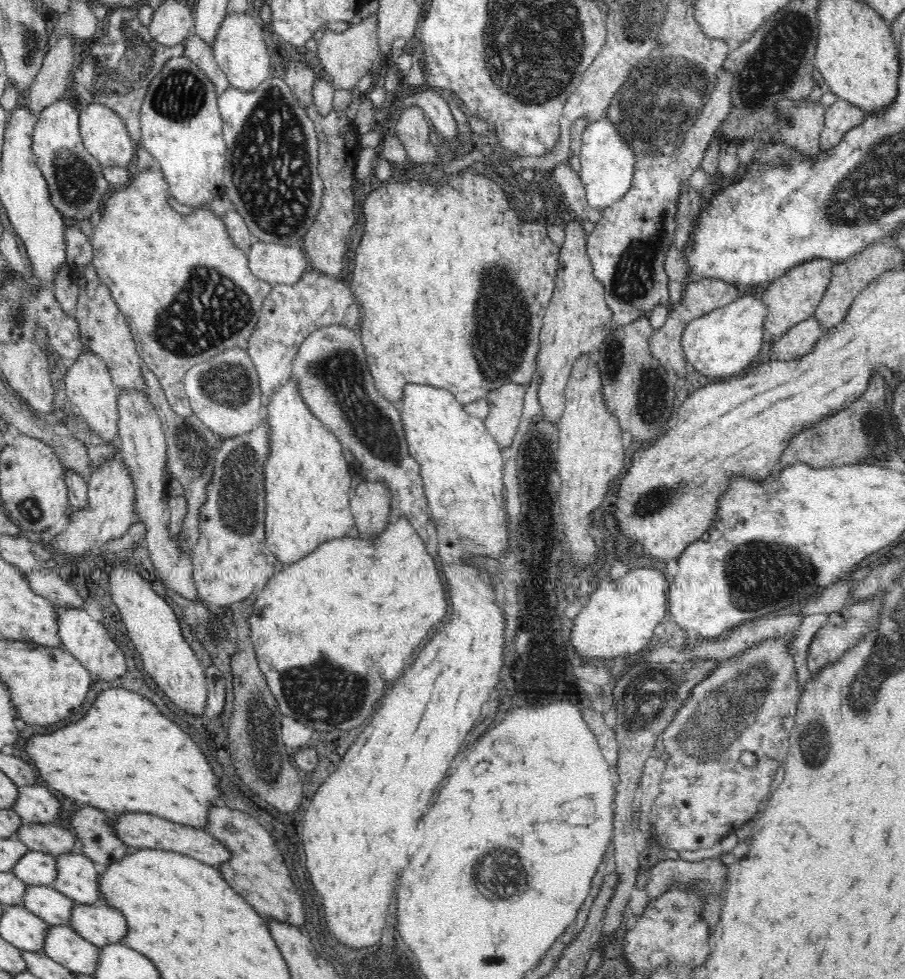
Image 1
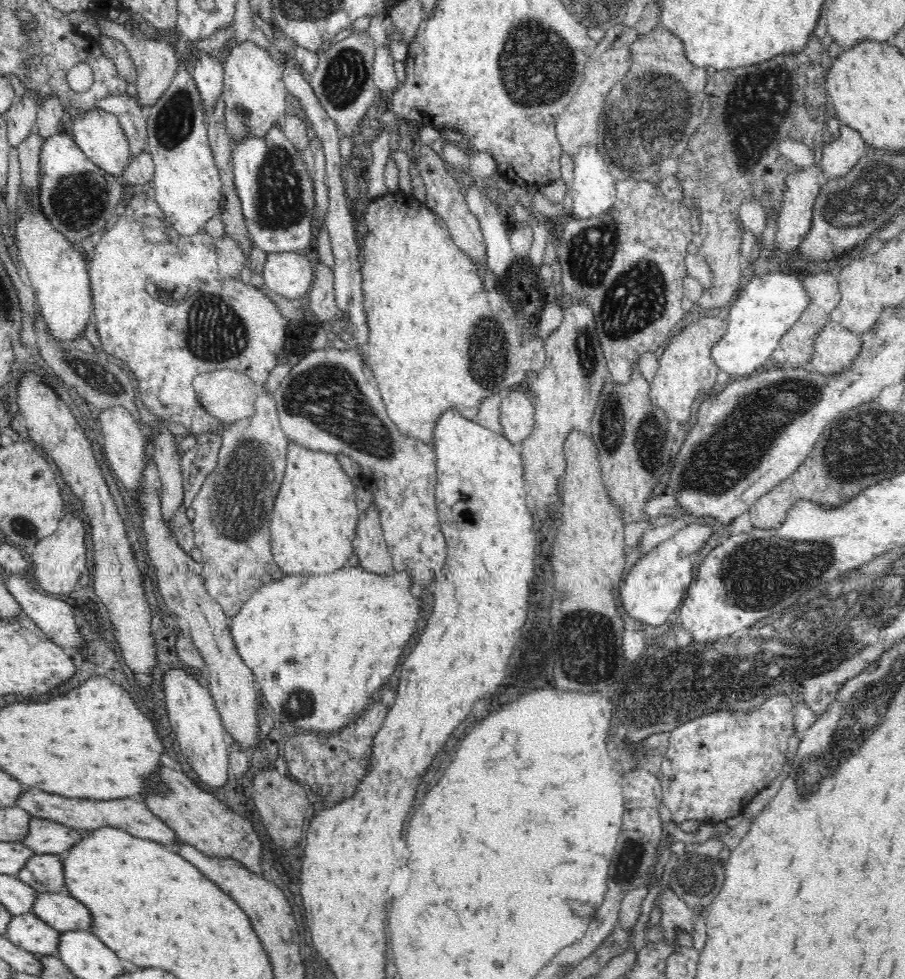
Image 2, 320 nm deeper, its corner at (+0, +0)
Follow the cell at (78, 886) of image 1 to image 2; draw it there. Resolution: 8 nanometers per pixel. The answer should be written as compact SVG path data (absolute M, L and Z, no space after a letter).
M33 853L16 875L38 893L65 893L64 869L60 860L60 855Z

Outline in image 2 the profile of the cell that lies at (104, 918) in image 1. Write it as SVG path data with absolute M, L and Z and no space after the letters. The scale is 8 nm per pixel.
M63 892L37 893L33 913L58 932L90 928L92 915L88 908L73 896Z

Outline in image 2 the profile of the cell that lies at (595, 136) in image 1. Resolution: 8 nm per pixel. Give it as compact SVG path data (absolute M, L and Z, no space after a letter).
M582 146L573 161L574 178L573 182L568 185L567 190L573 200L573 213L571 217L575 219L590 219L600 217L604 213L609 213L617 201L615 187L617 182L611 176L596 146Z

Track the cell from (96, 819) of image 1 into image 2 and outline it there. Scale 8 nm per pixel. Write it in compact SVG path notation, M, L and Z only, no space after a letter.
M31 817L28 832L21 842L33 853L59 856L80 840L80 833L83 831L53 820Z

